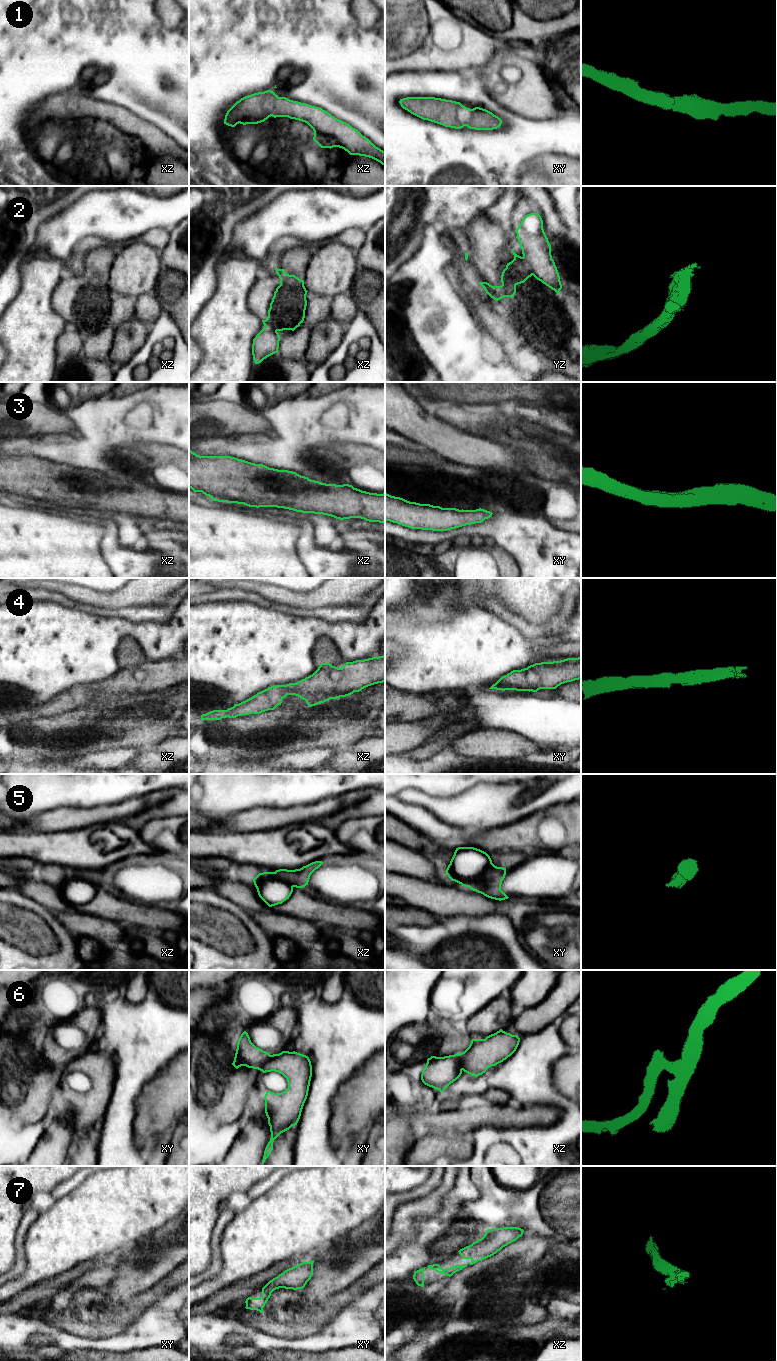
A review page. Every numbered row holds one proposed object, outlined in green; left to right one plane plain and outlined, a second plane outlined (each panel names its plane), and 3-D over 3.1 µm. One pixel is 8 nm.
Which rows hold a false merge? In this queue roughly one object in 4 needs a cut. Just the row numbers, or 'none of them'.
2, 5, 6

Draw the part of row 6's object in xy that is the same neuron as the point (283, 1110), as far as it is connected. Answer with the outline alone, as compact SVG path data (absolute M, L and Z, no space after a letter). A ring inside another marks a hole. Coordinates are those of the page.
M282 1051L279 1054L271 1055L270 1059L265 1062L260 1068L263 1073L275 1071L282 1074L288 1082L288 1088L281 1093L274 1093L267 1091L265 1100L265 1113L268 1118L268 1124L270 1126L271 1138L268 1142L262 1164L269 1157L273 1150L274 1140L283 1132L289 1130L292 1126L297 1125L304 1103L308 1096L310 1081L312 1077L312 1065L308 1056L297 1053L295 1051Z

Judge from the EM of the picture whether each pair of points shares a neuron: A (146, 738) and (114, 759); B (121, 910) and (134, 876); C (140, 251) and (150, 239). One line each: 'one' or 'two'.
A: two
B: two
C: two

